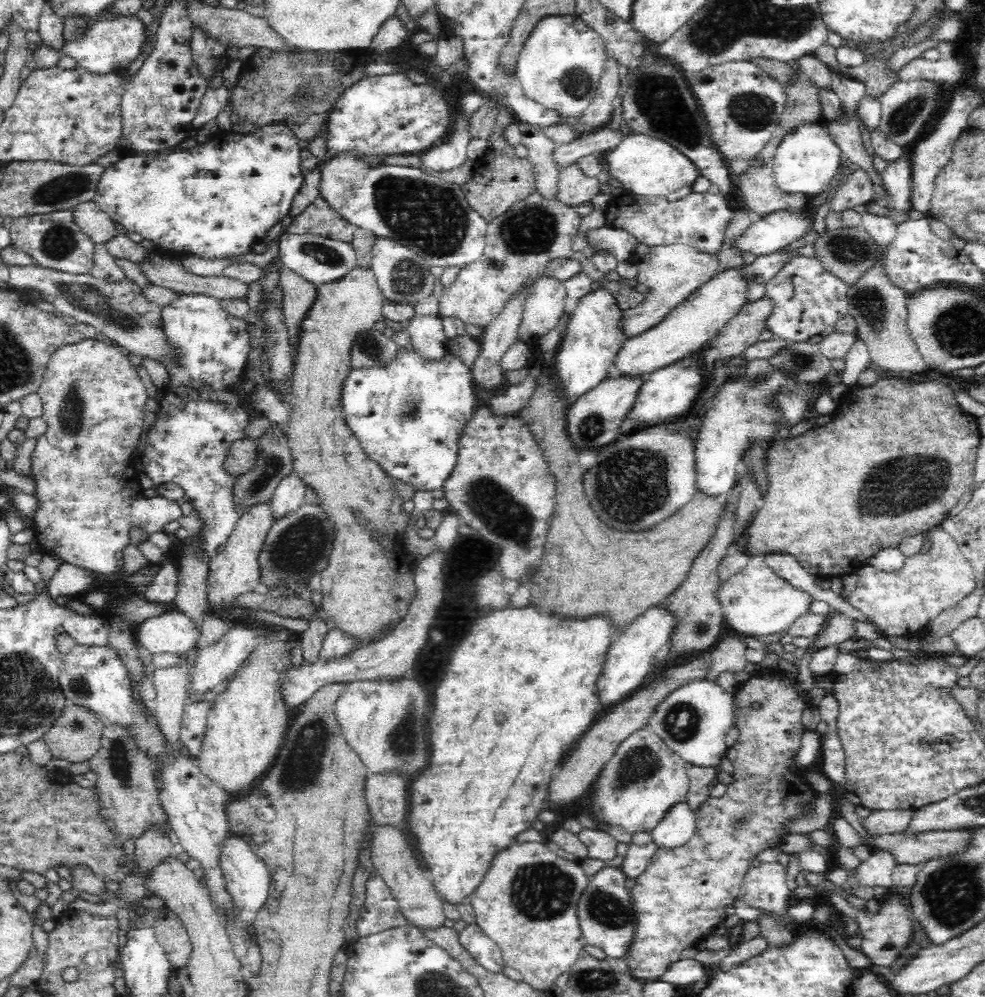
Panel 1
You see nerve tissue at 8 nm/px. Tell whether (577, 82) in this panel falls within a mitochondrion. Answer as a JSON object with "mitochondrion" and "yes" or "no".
{"mitochondrion":"yes"}

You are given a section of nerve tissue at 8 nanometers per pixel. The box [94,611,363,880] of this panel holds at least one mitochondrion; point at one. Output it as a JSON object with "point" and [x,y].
{"point":[302,760]}

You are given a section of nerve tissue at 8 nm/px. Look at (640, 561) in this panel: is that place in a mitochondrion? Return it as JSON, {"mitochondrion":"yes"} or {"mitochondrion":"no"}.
{"mitochondrion":"no"}

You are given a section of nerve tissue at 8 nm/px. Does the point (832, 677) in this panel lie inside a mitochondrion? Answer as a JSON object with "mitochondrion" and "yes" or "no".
{"mitochondrion":"no"}

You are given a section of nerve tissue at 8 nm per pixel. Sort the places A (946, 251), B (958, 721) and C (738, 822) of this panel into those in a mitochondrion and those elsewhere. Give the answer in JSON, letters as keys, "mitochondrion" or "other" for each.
{"A":"other","B":"other","C":"mitochondrion"}

